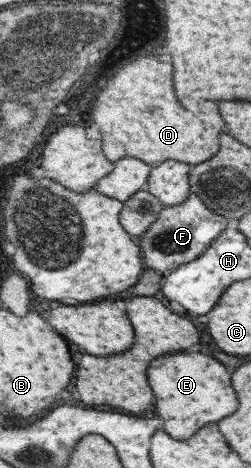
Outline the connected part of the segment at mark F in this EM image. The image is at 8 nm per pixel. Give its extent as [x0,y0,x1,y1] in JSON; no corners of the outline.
[137,192,228,275]

